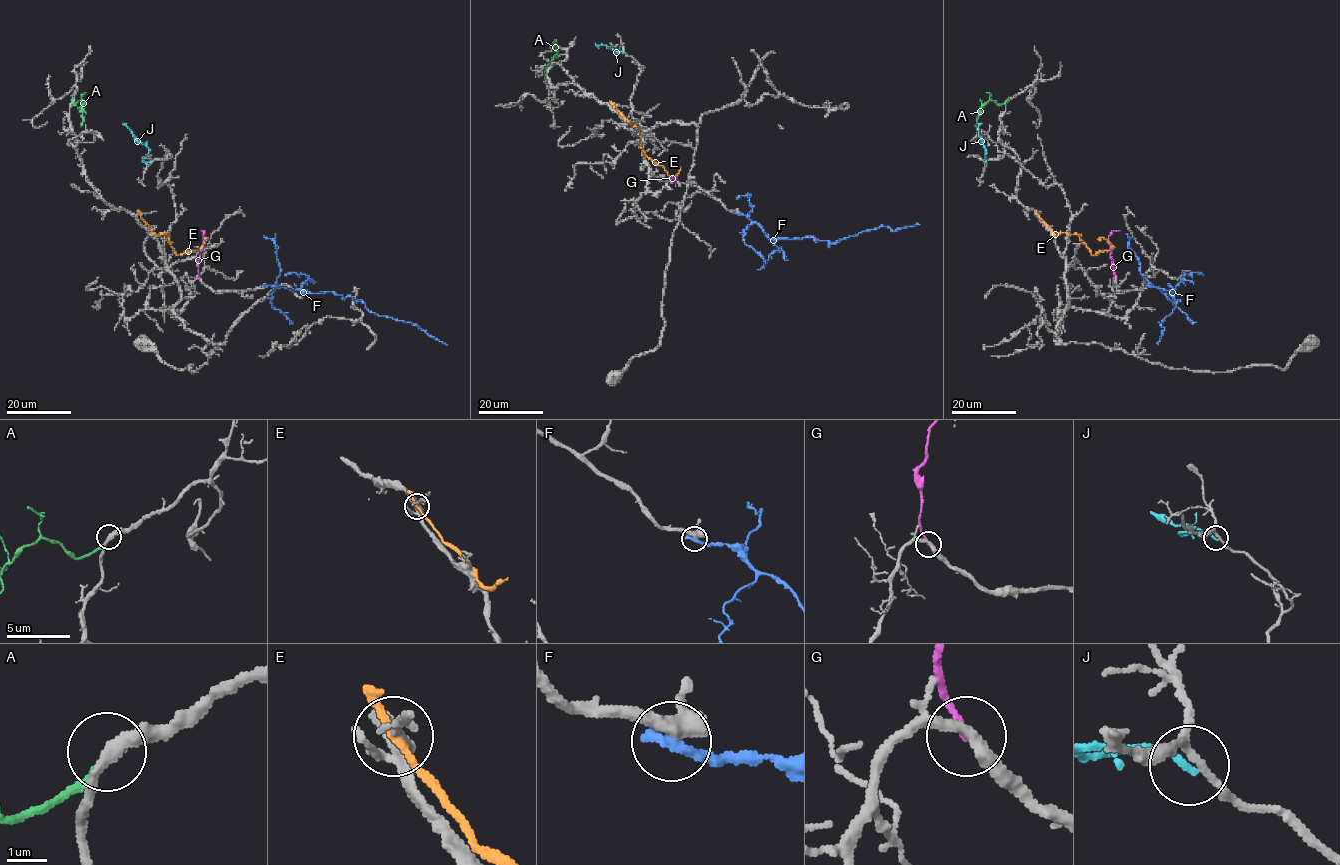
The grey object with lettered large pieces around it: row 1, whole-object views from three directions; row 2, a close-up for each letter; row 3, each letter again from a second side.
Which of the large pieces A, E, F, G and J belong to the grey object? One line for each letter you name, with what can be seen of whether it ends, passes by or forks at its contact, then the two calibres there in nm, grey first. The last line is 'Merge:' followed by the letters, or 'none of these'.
G: it ends there; 320 nm thick on the grey side, 180 nm on the other
Merge: G

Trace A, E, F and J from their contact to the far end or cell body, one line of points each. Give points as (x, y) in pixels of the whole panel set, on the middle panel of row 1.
A: (545, 74), (546, 65), (557, 52), (554, 42)
E: (612, 104), (640, 131), (640, 148), (672, 178), (680, 170), (676, 164)
F: (736, 213), (746, 215), (770, 239), (813, 236), (834, 243), (883, 226), (896, 231), (919, 224)
J: (623, 52), (615, 51), (621, 51), (606, 45), (599, 44), (599, 48)

